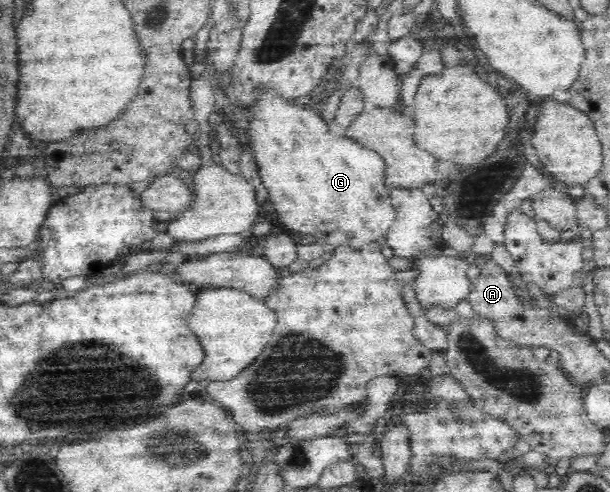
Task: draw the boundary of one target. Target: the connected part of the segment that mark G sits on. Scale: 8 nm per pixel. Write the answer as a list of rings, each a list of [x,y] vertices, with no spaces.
[[[263,90],[263,99],[248,109],[253,116],[249,140],[259,164],[260,176],[269,191],[268,199],[273,200],[280,222],[294,235],[311,234],[322,244],[345,245],[353,249],[377,242],[385,238],[395,222],[389,189],[385,186],[385,163],[377,153],[361,147],[343,136],[330,133],[329,125],[323,122],[318,111],[298,106],[293,99],[276,96],[272,90]]]

